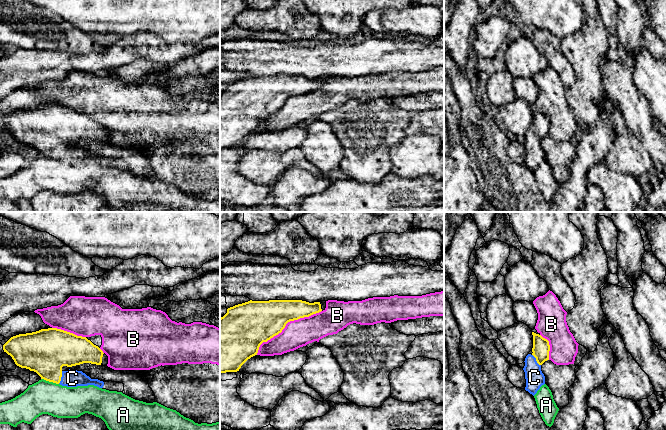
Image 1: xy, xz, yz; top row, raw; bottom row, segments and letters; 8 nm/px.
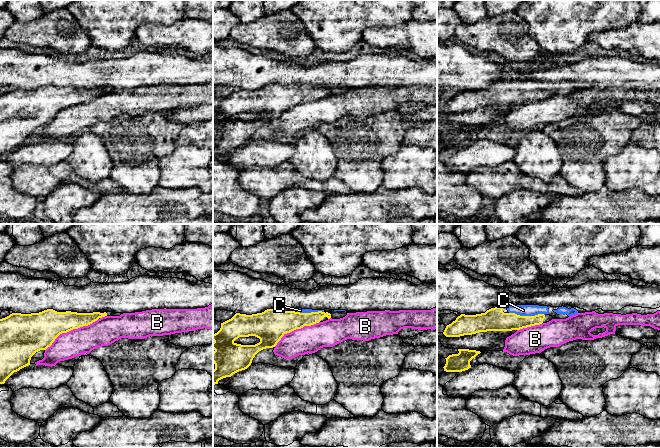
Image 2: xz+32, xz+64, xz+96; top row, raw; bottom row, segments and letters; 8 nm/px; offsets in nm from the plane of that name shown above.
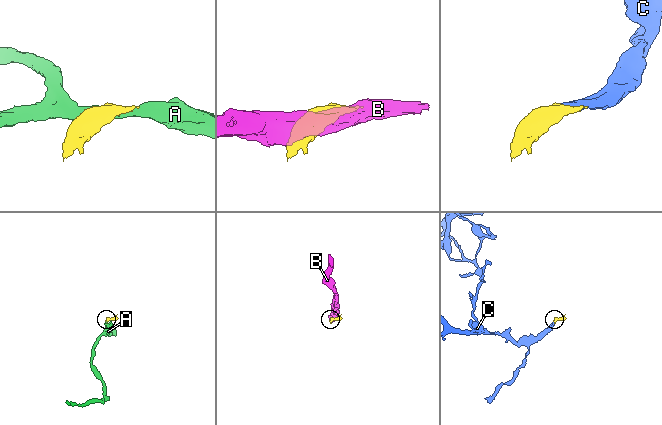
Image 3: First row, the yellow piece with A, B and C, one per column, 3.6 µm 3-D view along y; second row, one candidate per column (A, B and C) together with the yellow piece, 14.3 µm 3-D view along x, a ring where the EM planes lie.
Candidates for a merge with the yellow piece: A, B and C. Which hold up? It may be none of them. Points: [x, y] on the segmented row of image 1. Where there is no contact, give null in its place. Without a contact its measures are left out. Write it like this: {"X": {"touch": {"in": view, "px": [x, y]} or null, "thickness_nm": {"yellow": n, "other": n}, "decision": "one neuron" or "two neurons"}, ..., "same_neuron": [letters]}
{"A": {"touch": {"in": "xy", "px": [50, 381]}, "thickness_nm": {"yellow": 360, "other": 280}, "decision": "two neurons"}, "B": {"touch": {"in": "xz", "px": [285, 325]}, "thickness_nm": {"yellow": 360, "other": 220}, "decision": "two neurons"}, "C": {"touch": {"in": "xy", "px": [61, 376]}, "thickness_nm": {"yellow": 360, "other": 140}, "decision": "one neuron"}, "same_neuron": ["C"]}

